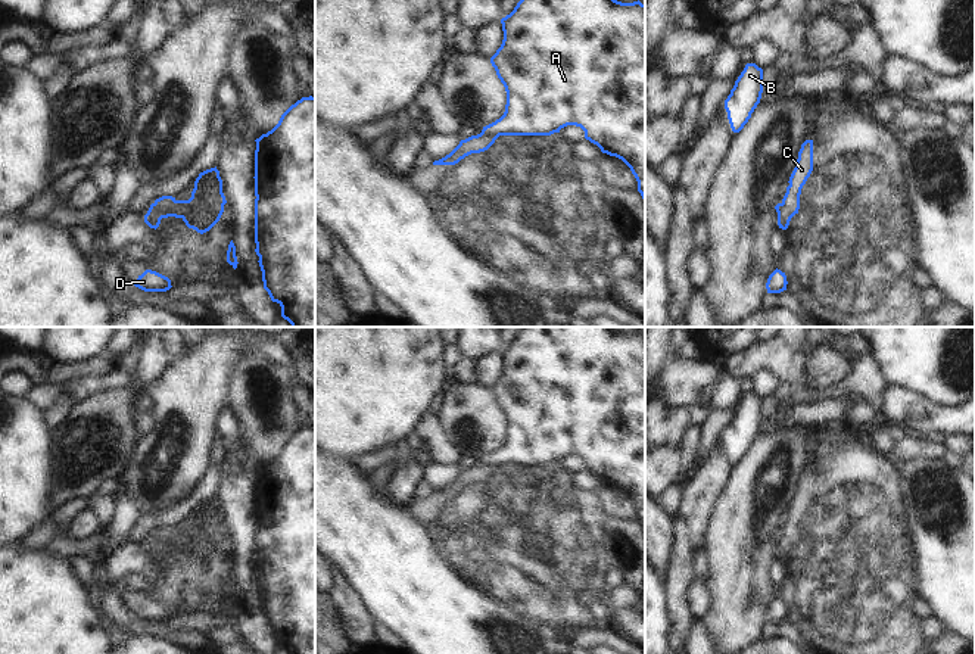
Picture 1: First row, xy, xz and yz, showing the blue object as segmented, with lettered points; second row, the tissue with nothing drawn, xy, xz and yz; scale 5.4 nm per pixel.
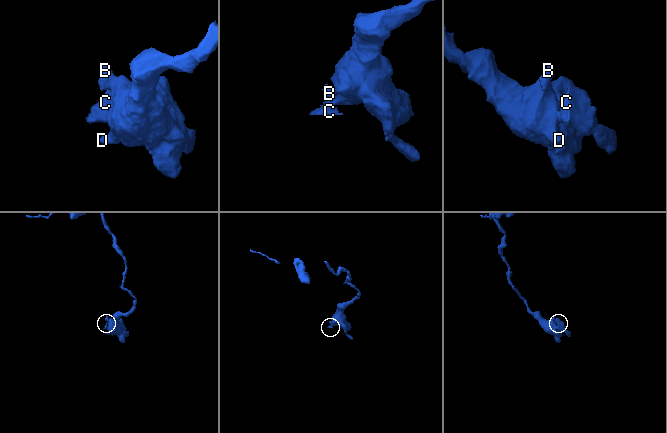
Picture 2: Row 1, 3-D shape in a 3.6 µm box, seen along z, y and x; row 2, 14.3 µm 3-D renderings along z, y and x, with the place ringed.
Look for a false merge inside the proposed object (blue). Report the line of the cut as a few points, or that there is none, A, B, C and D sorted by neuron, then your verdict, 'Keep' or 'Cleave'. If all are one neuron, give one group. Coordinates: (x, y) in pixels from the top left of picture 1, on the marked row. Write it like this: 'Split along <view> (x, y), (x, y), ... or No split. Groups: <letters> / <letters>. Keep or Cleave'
Split along xy (153, 204), (153, 209), (161, 218). Groups: A B D / C. Cleave.

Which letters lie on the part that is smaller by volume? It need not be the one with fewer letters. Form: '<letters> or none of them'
C

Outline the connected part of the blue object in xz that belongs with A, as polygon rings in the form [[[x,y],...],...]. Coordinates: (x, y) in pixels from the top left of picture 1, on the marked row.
[[[520,0],[514,10],[501,19],[504,40],[490,63],[507,91],[504,115],[483,127],[482,133],[498,138],[499,136],[551,136],[567,125],[580,127],[585,138],[596,144],[602,153],[622,159],[638,181],[638,191],[645,208],[645,4],[639,0],[622,3],[617,0]]]

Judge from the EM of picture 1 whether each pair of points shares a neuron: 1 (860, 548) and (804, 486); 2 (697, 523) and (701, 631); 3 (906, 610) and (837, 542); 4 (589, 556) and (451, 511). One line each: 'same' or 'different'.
1: same
2: different
3: same
4: same

